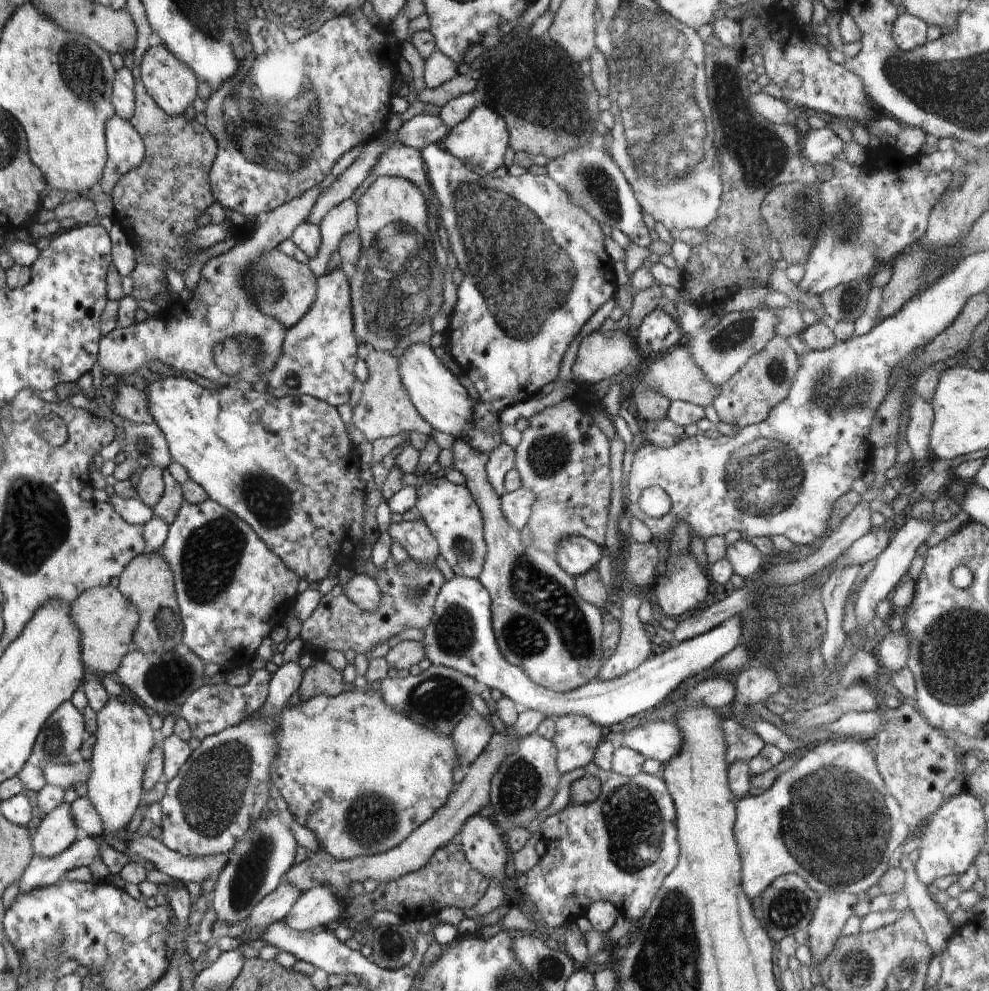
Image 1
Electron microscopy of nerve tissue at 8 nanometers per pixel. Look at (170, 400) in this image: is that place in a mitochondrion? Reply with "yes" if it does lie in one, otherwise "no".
no

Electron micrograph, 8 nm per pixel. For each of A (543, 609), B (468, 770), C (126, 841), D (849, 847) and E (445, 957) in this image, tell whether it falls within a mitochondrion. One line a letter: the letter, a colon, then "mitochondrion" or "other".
A: mitochondrion
B: other
C: other
D: mitochondrion
E: other

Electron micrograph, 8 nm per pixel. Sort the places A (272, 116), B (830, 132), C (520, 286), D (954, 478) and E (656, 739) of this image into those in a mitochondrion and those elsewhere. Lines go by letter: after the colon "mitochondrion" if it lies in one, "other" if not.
A: mitochondrion
B: other
C: mitochondrion
D: other
E: other

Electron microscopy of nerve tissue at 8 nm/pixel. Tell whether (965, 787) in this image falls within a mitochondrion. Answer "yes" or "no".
no

